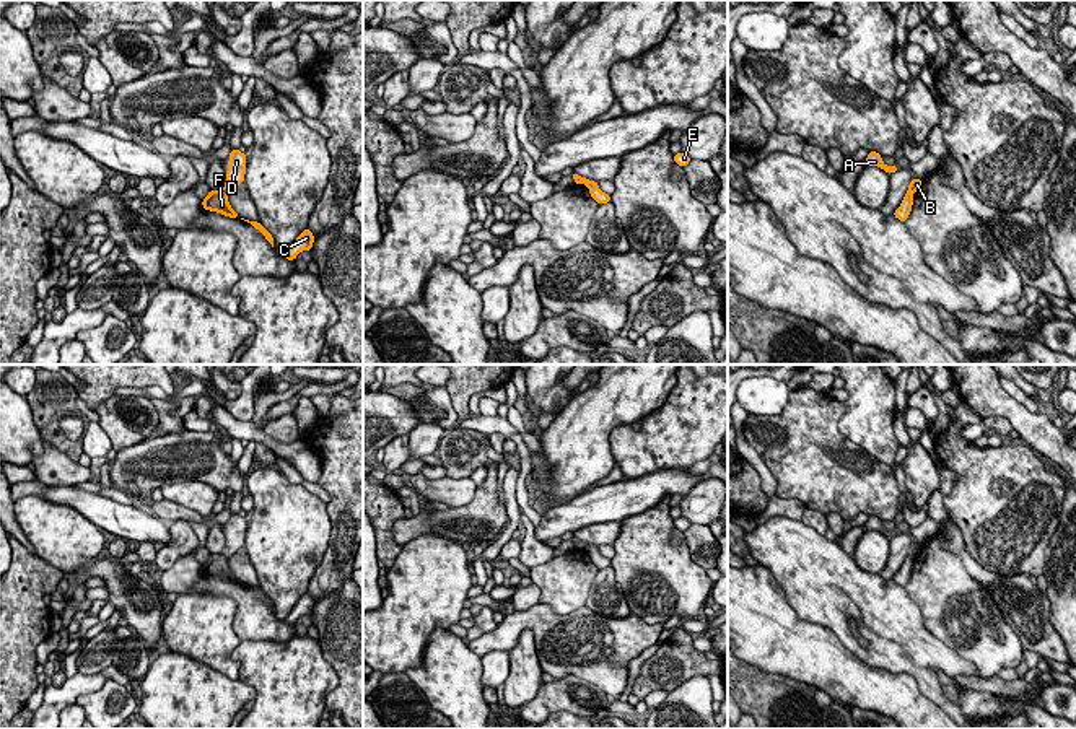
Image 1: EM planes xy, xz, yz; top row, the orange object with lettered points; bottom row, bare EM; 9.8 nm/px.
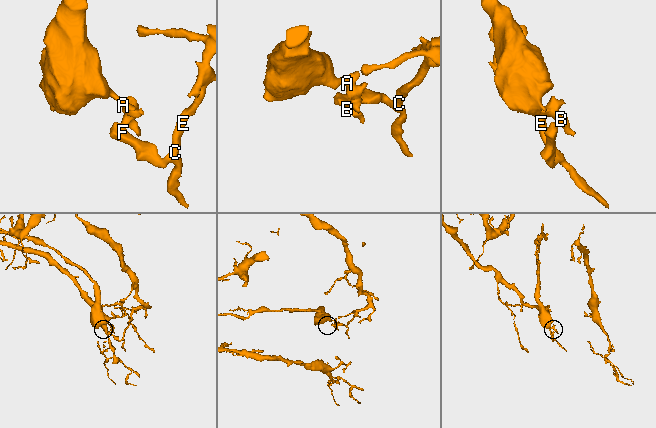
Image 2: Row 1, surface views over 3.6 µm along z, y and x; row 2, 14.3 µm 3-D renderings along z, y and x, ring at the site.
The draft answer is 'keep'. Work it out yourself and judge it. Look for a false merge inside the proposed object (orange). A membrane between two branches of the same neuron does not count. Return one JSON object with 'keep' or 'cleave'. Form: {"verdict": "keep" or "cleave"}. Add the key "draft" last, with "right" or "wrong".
{"verdict": "cleave", "draft": "wrong"}

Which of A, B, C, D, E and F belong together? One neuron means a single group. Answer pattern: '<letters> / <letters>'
A B D / C E F

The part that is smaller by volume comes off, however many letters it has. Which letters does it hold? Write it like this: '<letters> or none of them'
A, B, D

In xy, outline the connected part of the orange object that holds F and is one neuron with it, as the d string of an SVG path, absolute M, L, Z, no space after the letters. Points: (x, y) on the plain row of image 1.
M210 555L208 560L202 565L202 571L210 576L221 578L230 583L241 583L230 570L228 558L220 555Z

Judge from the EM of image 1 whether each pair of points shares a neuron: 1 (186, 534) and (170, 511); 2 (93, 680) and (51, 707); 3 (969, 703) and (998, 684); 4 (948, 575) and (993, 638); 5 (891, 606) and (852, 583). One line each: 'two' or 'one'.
1: two
2: one
3: two
4: one
5: one

